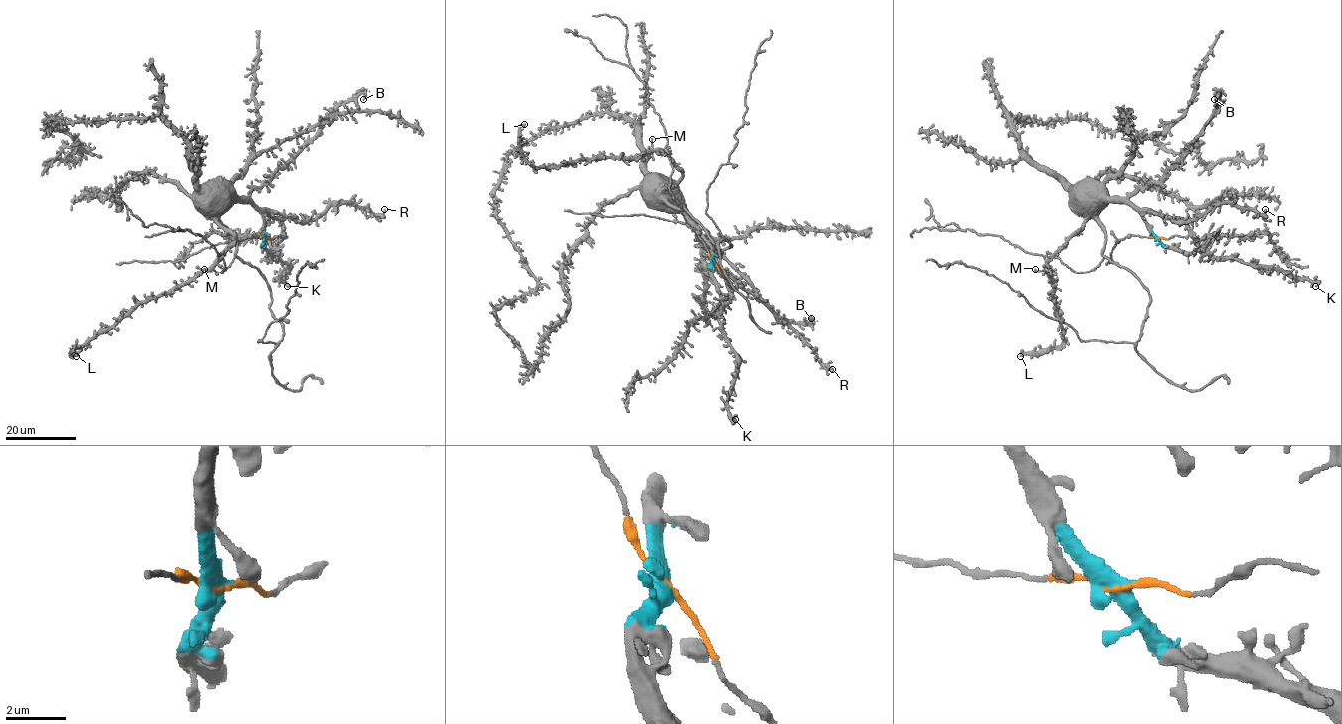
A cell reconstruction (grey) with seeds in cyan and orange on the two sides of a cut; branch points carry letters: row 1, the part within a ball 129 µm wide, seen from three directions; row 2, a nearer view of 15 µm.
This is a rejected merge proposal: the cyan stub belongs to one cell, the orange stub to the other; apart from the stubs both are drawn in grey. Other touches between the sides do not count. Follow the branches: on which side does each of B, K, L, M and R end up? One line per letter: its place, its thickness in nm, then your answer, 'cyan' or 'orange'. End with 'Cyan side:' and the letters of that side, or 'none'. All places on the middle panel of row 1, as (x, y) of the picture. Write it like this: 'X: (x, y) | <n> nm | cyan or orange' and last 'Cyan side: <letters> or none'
B: (811, 318) | 150 nm | cyan
K: (735, 419) | 170 nm | cyan
L: (524, 124) | 280 nm | cyan
M: (652, 139) | 200 nm | cyan
R: (832, 369) | 260 nm | cyan
Cyan side: B, K, L, M, R

